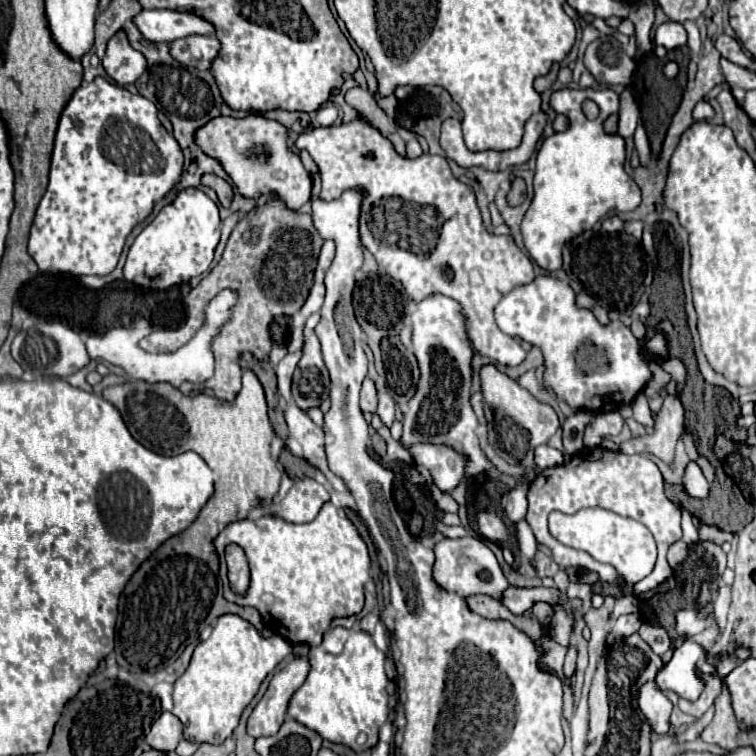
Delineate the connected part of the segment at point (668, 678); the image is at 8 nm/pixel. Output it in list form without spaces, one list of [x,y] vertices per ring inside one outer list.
[[[685,640],[675,648],[671,662],[657,672],[655,684],[661,690],[673,690],[687,700],[697,700],[703,692],[703,682],[695,674],[699,660],[705,660],[705,650],[693,640]]]

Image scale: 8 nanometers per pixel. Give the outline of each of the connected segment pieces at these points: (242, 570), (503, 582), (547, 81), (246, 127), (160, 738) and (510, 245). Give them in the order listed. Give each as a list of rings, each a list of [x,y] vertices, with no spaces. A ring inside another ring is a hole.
[[[231,544],[225,549],[227,563],[227,576],[229,586],[235,594],[245,594],[249,590],[249,564],[245,552],[236,544]]]
[[[465,536],[465,538],[457,538],[457,540],[445,538],[445,540],[437,542],[433,550],[435,550],[433,578],[441,588],[455,592],[463,598],[471,596],[471,594],[489,594],[495,600],[501,600],[503,592],[509,588],[509,582],[503,576],[495,554],[479,538],[473,538],[473,536]]]
[[[554,63],[551,67],[551,70],[547,76],[538,77],[534,81],[534,88],[538,93],[543,93],[547,89],[551,87],[551,85],[555,82],[558,72],[560,69],[560,64]]]
[[[251,114],[243,120],[227,116],[213,118],[209,126],[197,130],[197,146],[223,164],[237,190],[247,198],[259,198],[263,192],[271,192],[291,210],[299,210],[311,198],[311,176],[299,156],[287,148],[287,130],[275,120],[259,114]]]
[[[163,712],[151,726],[149,730],[149,738],[147,744],[153,750],[159,752],[171,752],[177,748],[179,740],[181,740],[181,732],[183,732],[183,724],[177,716],[173,716],[171,712]]]
[[[361,118],[349,124],[313,128],[301,134],[295,146],[307,150],[315,160],[323,182],[323,200],[339,198],[353,186],[365,190],[367,198],[361,206],[361,242],[375,256],[383,274],[401,282],[407,296],[415,302],[429,294],[443,294],[457,300],[463,306],[477,354],[503,366],[517,366],[525,360],[527,352],[521,344],[497,328],[493,308],[505,294],[535,280],[531,260],[511,238],[491,236],[485,230],[473,188],[453,176],[443,156],[421,154],[415,160],[403,158],[393,150],[387,138],[367,122],[361,122]],[[369,150],[375,154],[373,160],[365,158]],[[429,206],[443,218],[437,244],[431,252]]]

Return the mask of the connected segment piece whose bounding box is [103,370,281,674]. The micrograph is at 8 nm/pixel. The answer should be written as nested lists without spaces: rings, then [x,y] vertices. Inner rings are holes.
[[[243,372],[243,388],[233,402],[207,394],[185,396],[167,382],[149,384],[143,380],[109,386],[103,390],[103,398],[121,412],[131,436],[145,448],[165,456],[193,450],[217,472],[213,498],[209,498],[197,520],[181,534],[163,542],[137,568],[121,592],[121,626],[115,642],[117,664],[135,674],[139,674],[139,668],[141,672],[157,672],[173,664],[189,644],[199,642],[199,626],[213,606],[219,606],[223,614],[239,614],[261,632],[265,624],[257,610],[225,602],[219,582],[219,560],[213,552],[213,538],[227,524],[245,518],[261,500],[273,500],[279,490],[281,472],[269,454],[275,432],[267,416],[263,386],[255,372]]]

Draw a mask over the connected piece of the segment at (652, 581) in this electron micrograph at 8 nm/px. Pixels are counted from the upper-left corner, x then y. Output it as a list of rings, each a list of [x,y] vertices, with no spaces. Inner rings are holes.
[[[601,446],[597,448],[585,448],[581,450],[581,454],[573,456],[569,464],[559,464],[553,468],[545,468],[541,470],[535,480],[529,486],[527,492],[527,500],[529,500],[529,512],[527,512],[527,522],[537,538],[539,544],[547,546],[553,554],[553,560],[565,570],[569,566],[581,566],[587,570],[593,570],[601,576],[603,582],[615,584],[619,580],[617,570],[609,564],[601,564],[595,558],[591,558],[587,552],[579,552],[575,548],[569,548],[565,544],[561,544],[559,540],[555,540],[549,534],[547,528],[547,516],[553,510],[559,510],[563,514],[575,514],[585,506],[601,506],[605,510],[613,510],[621,516],[639,520],[641,524],[645,524],[655,542],[657,542],[657,562],[655,568],[649,576],[645,576],[641,582],[637,582],[637,592],[649,592],[653,590],[657,584],[661,584],[663,580],[667,580],[673,570],[667,564],[667,548],[681,540],[681,506],[671,502],[665,496],[665,488],[663,488],[663,476],[659,472],[659,468],[655,466],[655,462],[651,462],[647,456],[643,454],[633,454],[627,456],[623,452],[613,452],[613,450],[605,450]]]

